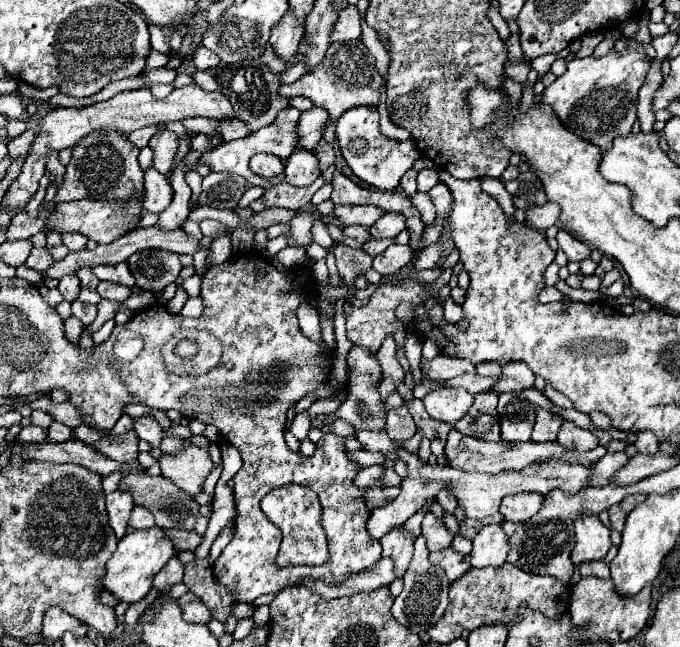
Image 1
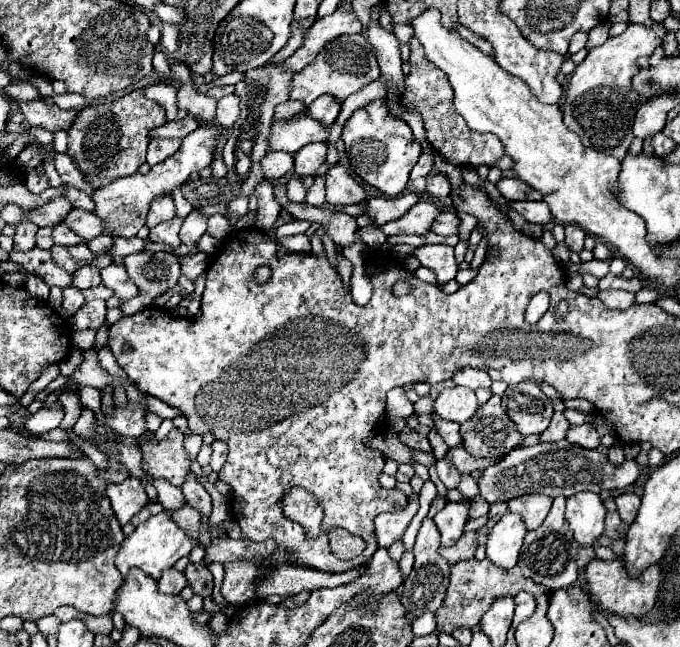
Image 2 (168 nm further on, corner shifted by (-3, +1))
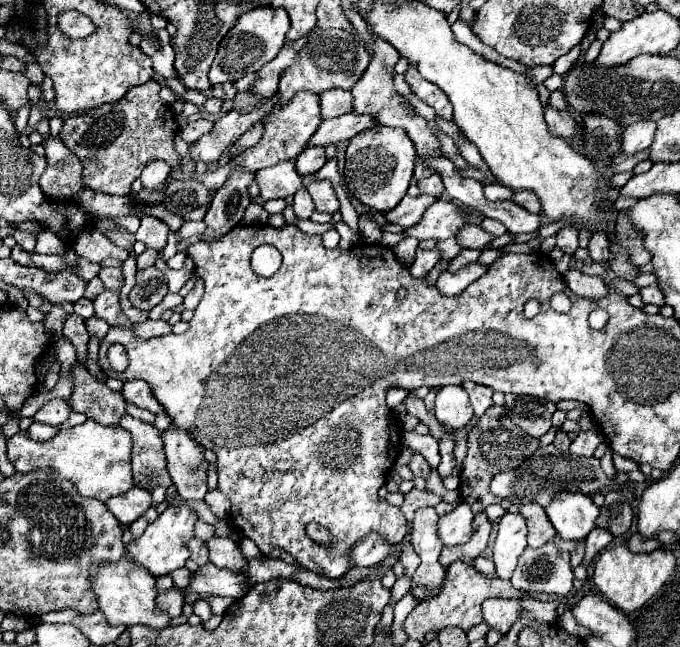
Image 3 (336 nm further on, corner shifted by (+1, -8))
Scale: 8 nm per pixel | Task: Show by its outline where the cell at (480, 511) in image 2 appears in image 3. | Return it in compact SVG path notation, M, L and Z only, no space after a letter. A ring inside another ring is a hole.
M494 405L480 417L476 427L468 433L468 455L462 463L462 477L460 477L462 483L458 487L460 499L472 507L474 515L478 515L482 509L486 509L492 503L500 503L504 509L508 509L512 505L510 501L504 501L504 499L492 495L488 485L494 475L520 467L522 461L528 459L538 449L538 443L540 443L540 439L526 435L520 427L516 427L508 419L506 407Z

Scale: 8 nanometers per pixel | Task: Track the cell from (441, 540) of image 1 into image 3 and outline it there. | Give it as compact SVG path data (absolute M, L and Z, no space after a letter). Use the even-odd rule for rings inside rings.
M460 503L454 511L440 517L438 521L438 535L442 537L444 545L464 545L472 535L472 509L468 503Z

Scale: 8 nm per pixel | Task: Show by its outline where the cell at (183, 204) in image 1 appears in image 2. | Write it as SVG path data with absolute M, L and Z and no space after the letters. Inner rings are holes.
M176 216L168 222L154 226L150 230L150 238L152 238L152 242L164 242L164 244L170 244L170 246L180 246L180 238L178 238L180 226L182 226L182 218Z

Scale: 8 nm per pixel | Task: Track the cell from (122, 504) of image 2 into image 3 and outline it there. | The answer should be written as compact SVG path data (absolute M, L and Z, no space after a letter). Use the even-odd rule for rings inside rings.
M134 487L124 495L116 495L116 497L108 499L106 507L122 525L130 525L134 519L144 515L144 511L150 507L150 503L152 503L150 491Z

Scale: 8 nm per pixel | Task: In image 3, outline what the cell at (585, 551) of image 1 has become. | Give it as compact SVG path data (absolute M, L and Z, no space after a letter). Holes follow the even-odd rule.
M578 491L556 493L544 511L558 535L572 541L586 539L586 535L596 527L594 521L600 515L600 509L594 505L594 501Z

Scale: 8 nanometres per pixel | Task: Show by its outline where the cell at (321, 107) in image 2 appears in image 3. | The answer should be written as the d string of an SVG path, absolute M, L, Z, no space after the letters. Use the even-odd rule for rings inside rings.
M328 89L324 93L320 93L320 107L322 107L322 119L332 119L332 117L340 117L344 113L352 111L352 93L346 89Z

